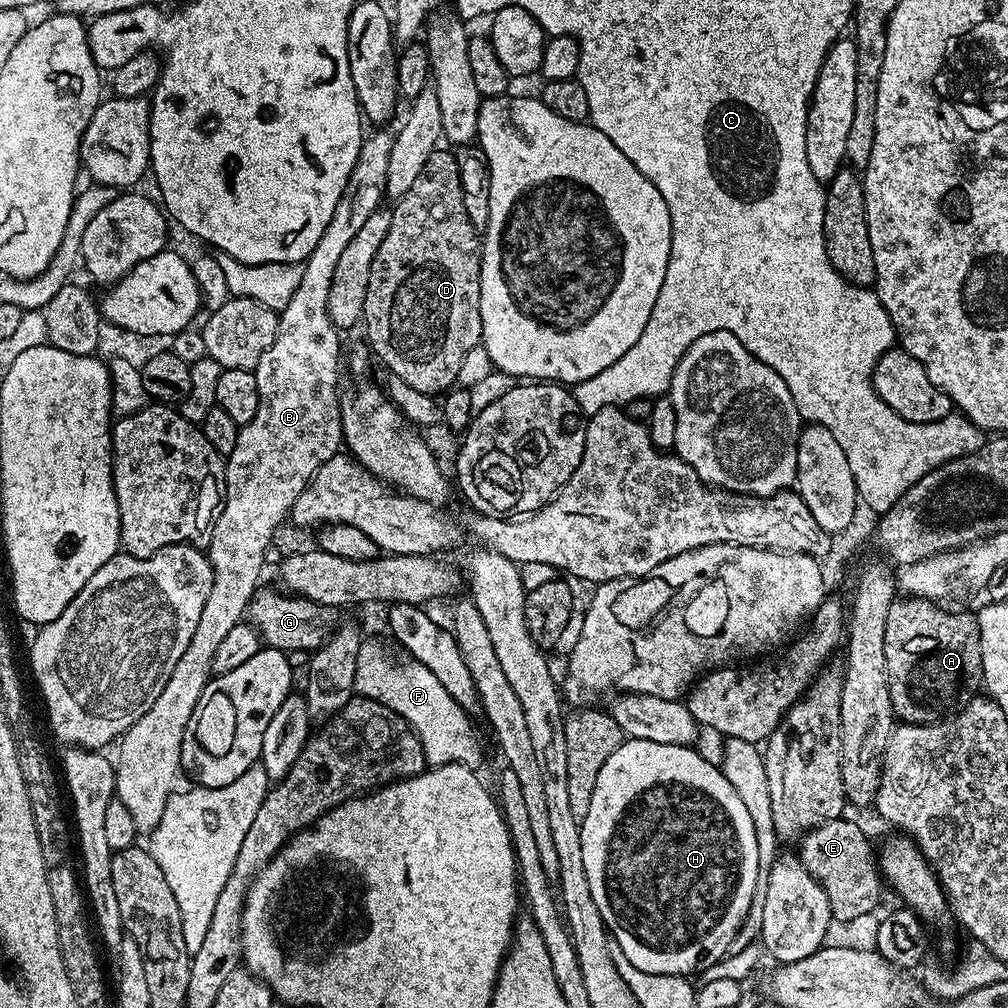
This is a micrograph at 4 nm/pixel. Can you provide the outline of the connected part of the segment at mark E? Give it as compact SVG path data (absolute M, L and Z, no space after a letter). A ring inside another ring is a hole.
M848 819L827 820L826 823L811 828L798 840L800 861L804 863L808 873L822 886L822 890L826 890L826 902L830 902L833 921L840 923L841 920L844 924L870 915L879 906L880 895L883 894L884 888L886 892L886 884L882 879L877 853L874 848L872 852L872 844L868 841L867 834L854 821Z

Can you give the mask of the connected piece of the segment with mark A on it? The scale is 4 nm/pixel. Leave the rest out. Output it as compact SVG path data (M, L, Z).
M909 596L893 600L890 614L886 614L886 674L890 682L890 702L893 713L903 723L939 724L941 720L955 716L981 691L984 667L982 666L982 646L980 645L980 621L975 615L967 616L964 612L947 612L948 610L947 607L933 604L931 600L920 600L917 596Z

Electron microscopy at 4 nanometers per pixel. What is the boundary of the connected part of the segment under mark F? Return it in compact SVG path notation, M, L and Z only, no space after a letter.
M365 639L358 654L356 692L401 716L422 742L424 758L429 765L465 764L467 768L475 769L480 760L480 740L468 721L471 720L469 713L446 694L446 686L442 686L426 666L411 658L403 659L391 656L382 645Z

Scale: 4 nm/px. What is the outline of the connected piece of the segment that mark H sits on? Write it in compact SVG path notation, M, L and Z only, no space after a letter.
M625 739L606 758L605 764L598 771L597 781L594 782L589 798L589 809L582 819L582 859L586 861L586 879L590 882L590 894L594 894L598 914L602 914L611 939L616 940L618 946L622 946L626 958L630 958L630 962L634 962L638 970L646 970L646 974L691 977L692 972L698 971L699 968L701 971L714 966L733 947L736 932L743 924L754 897L759 868L758 839L755 838L754 822L751 821L745 803L738 796L738 790L734 790L715 763L708 763L707 758L699 756L696 750L692 746Z

